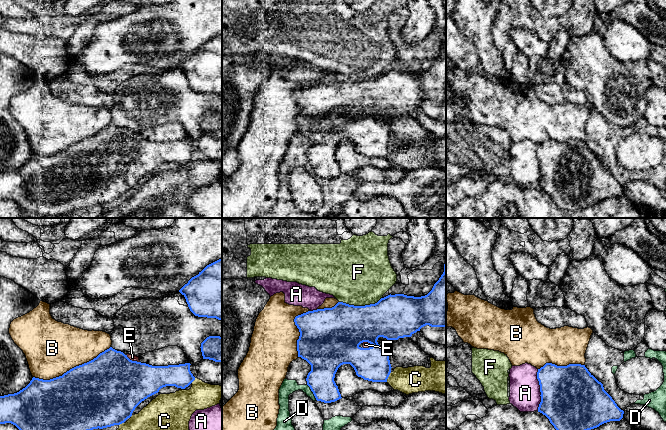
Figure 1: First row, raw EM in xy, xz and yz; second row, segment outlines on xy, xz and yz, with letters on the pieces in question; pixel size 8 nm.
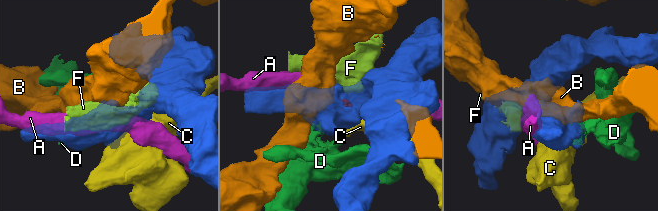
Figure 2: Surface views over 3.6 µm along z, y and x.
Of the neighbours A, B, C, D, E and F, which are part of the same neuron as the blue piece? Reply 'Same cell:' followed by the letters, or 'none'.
Same cell: E

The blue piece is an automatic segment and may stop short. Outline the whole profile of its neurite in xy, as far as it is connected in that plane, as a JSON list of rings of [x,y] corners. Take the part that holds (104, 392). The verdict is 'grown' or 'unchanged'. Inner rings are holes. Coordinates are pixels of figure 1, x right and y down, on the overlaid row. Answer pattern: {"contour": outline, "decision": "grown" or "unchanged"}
{"contour": [[[110,347],[109,349],[100,353],[93,360],[70,369],[62,376],[50,380],[43,380],[33,377],[30,383],[19,392],[0,396],[0,424],[11,423],[19,430],[93,430],[120,425],[132,416],[133,411],[142,401],[158,393],[161,388],[166,386],[175,386],[177,388],[185,389],[188,387],[195,380],[195,377],[190,371],[190,365],[190,363],[185,363],[179,365],[152,366],[146,363],[141,363],[139,357],[135,355],[125,355],[123,352],[117,351]]], "decision": "grown"}

